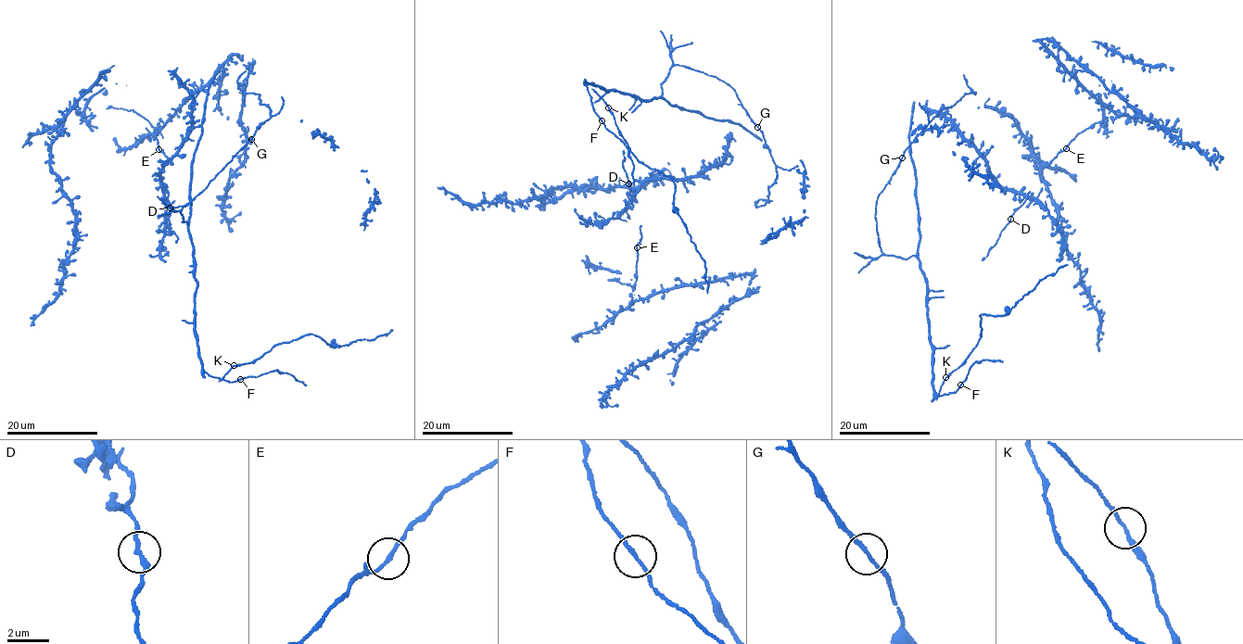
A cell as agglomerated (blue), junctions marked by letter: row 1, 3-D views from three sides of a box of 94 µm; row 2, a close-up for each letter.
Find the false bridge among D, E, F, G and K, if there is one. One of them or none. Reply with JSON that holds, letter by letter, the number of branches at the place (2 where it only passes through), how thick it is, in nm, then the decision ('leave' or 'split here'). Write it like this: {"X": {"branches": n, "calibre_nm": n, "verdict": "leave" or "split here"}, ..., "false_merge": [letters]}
{"D": {"branches": 2, "calibre_nm": 170, "verdict": "leave"}, "E": {"branches": 2, "calibre_nm": 170, "verdict": "leave"}, "F": {"branches": 2, "calibre_nm": 170, "verdict": "leave"}, "G": {"branches": 2, "calibre_nm": 170, "verdict": "leave"}, "K": {"branches": 2, "calibre_nm": 170, "verdict": "leave"}, "false_merge": []}

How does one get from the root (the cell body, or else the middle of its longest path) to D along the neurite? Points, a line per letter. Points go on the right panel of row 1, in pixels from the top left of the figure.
D: (1057, 222), (1030, 195), (1016, 209), (1011, 219)

